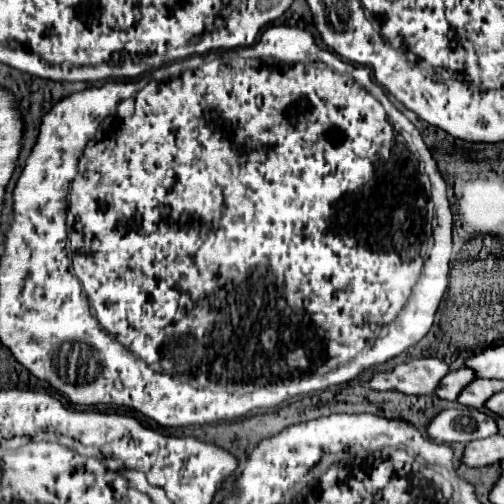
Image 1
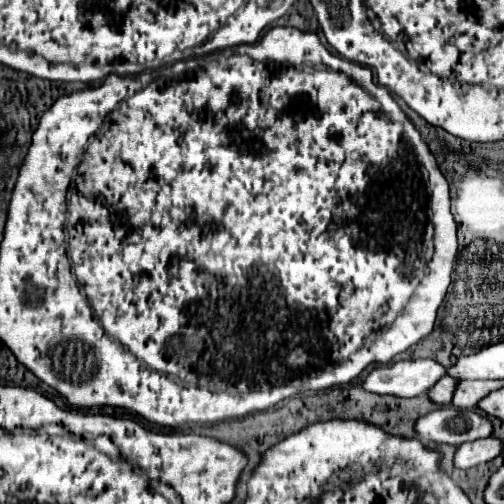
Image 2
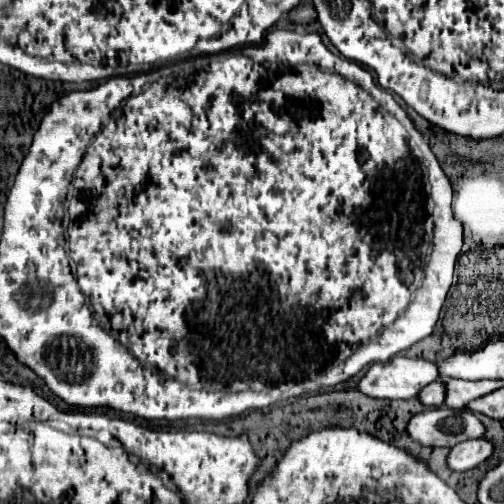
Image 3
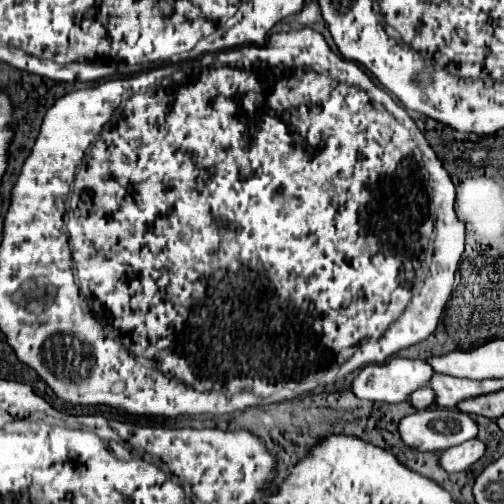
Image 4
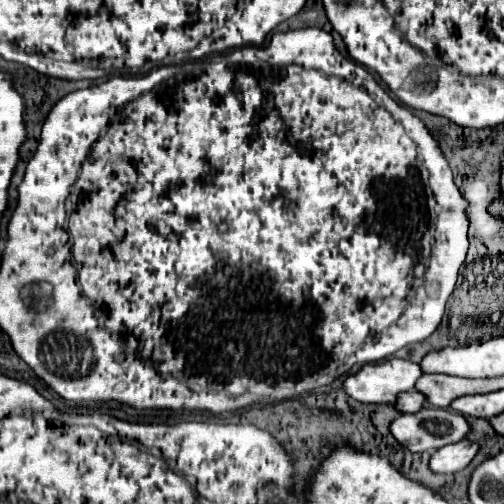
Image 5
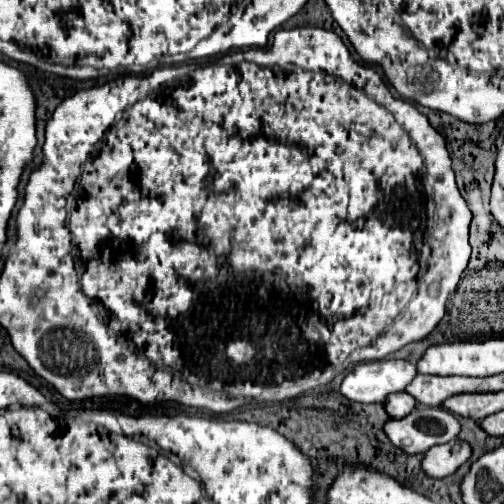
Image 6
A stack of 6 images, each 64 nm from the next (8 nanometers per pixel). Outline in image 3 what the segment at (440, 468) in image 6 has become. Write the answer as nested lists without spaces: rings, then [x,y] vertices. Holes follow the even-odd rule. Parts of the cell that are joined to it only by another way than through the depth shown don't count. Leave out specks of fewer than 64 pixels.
[[[484,438],[460,442],[450,450],[446,462],[448,468],[452,468],[454,472],[466,472],[470,468],[476,468],[480,462],[484,462],[492,454],[492,450],[494,450],[492,444]]]

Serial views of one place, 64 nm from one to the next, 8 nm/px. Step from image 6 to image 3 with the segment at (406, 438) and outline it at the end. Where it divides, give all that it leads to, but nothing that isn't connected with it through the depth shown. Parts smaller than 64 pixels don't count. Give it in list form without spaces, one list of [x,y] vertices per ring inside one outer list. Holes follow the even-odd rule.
[[[434,408],[412,416],[406,432],[420,446],[452,448],[458,442],[482,438],[486,430],[474,412]]]

